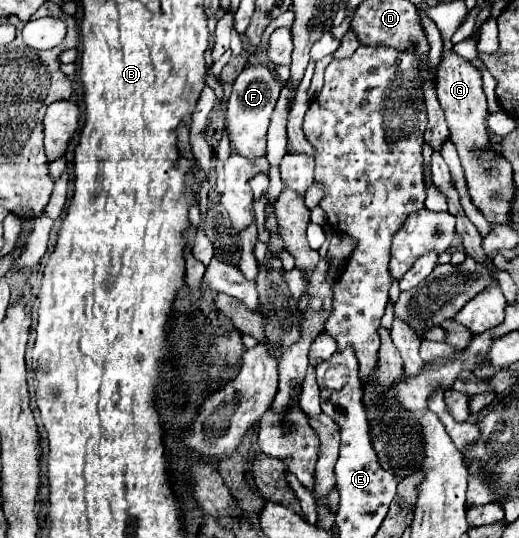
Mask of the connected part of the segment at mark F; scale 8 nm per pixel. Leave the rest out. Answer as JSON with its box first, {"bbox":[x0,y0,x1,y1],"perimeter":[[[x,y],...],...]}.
{"bbox":[225,65,281,161],"perimeter":[[[249,65],[235,79],[231,99],[229,99],[225,129],[227,129],[231,149],[235,153],[239,153],[241,157],[247,157],[247,159],[255,161],[255,159],[267,155],[267,147],[265,147],[267,145],[267,127],[269,127],[271,115],[275,111],[279,91],[281,91],[281,83],[263,65]]]}

